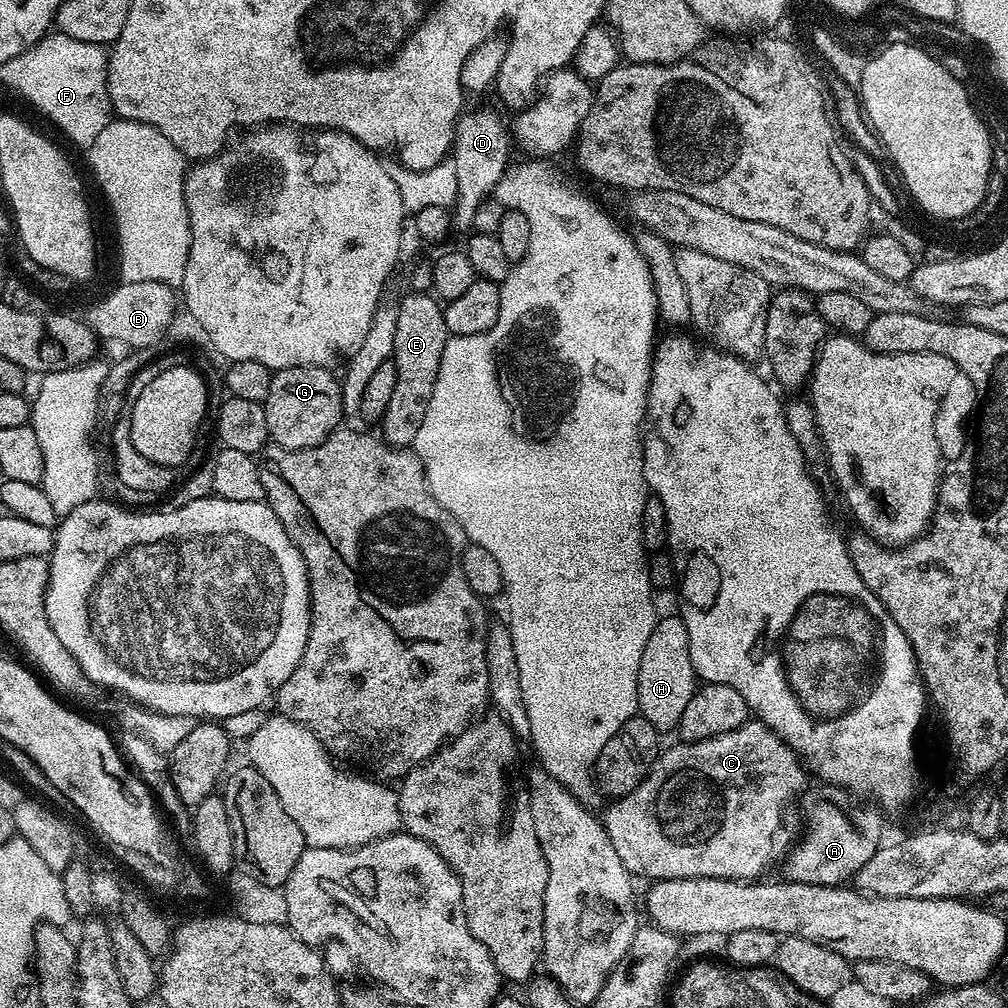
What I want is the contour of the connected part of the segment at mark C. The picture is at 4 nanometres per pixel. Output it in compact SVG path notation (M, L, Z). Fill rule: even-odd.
M750 718L742 726L730 730L726 734L718 734L714 738L694 740L691 742L676 742L673 748L665 747L660 755L652 763L652 769L646 774L646 778L632 792L613 799L608 808L608 813L603 813L602 823L610 842L614 842L614 850L618 850L618 858L622 858L622 866L632 873L633 877L649 876L649 881L657 880L701 880L702 878L714 878L715 880L743 880L755 881L780 855L784 852L784 811L792 804L792 799L807 786L810 781L796 751L778 734L771 732L761 720Z

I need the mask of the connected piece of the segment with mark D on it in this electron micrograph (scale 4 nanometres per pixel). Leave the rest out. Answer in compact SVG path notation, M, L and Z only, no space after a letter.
M476 112L473 116L465 115L457 123L456 138L452 142L452 151L450 153L450 163L456 168L456 202L452 205L450 211L452 214L452 226L457 233L467 233L472 228L474 218L478 210L484 205L485 200L489 199L495 193L498 182L504 177L504 173L509 171L508 155L514 152L514 140L510 135L509 125L504 124L504 120L496 112Z

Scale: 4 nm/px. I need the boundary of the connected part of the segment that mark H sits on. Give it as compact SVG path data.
M661 615L657 619L654 630L650 634L650 642L646 642L646 650L642 650L642 662L638 666L638 712L656 731L667 734L668 731L679 729L682 713L696 693L698 677L690 662L690 638L686 634L686 626L679 615Z

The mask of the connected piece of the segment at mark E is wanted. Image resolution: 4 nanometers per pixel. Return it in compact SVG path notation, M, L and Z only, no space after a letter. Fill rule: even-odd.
M409 291L407 295L400 300L398 326L394 330L392 361L396 363L398 382L394 382L394 394L390 397L390 406L386 406L386 414L378 421L378 428L384 431L384 443L394 448L415 445L418 426L422 426L430 394L434 394L442 352L446 350L446 342L450 339L441 301L428 292Z

